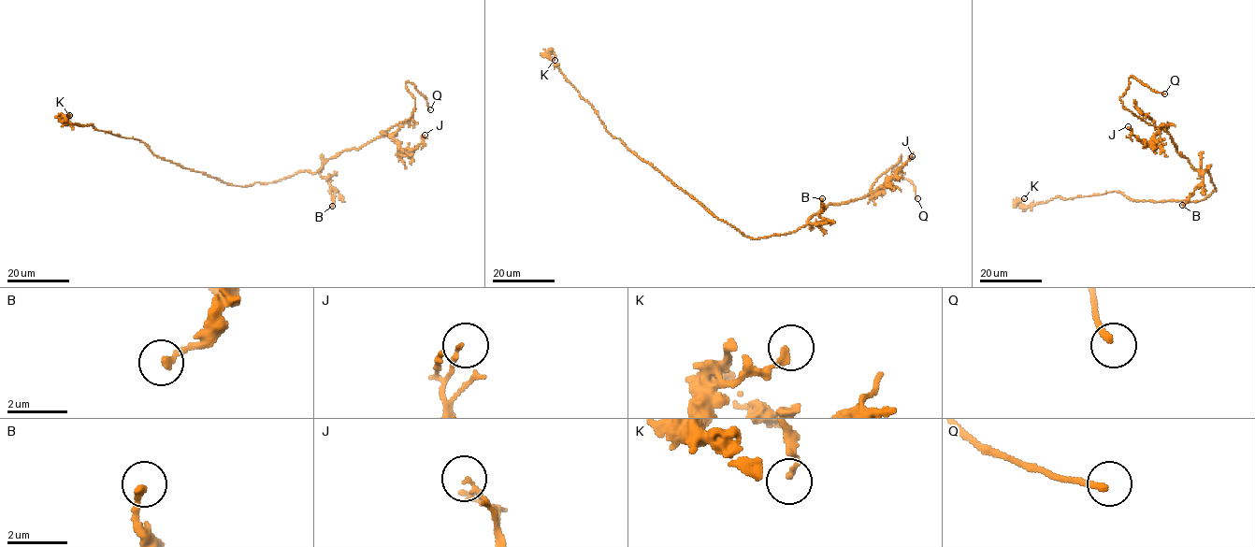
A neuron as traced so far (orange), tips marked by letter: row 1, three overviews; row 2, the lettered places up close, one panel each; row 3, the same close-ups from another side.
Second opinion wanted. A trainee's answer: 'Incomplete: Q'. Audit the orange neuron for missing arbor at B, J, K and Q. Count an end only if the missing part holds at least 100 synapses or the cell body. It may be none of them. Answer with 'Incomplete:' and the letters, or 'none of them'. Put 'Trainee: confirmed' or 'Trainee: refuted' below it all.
Incomplete: Q
Trainee: confirmed

